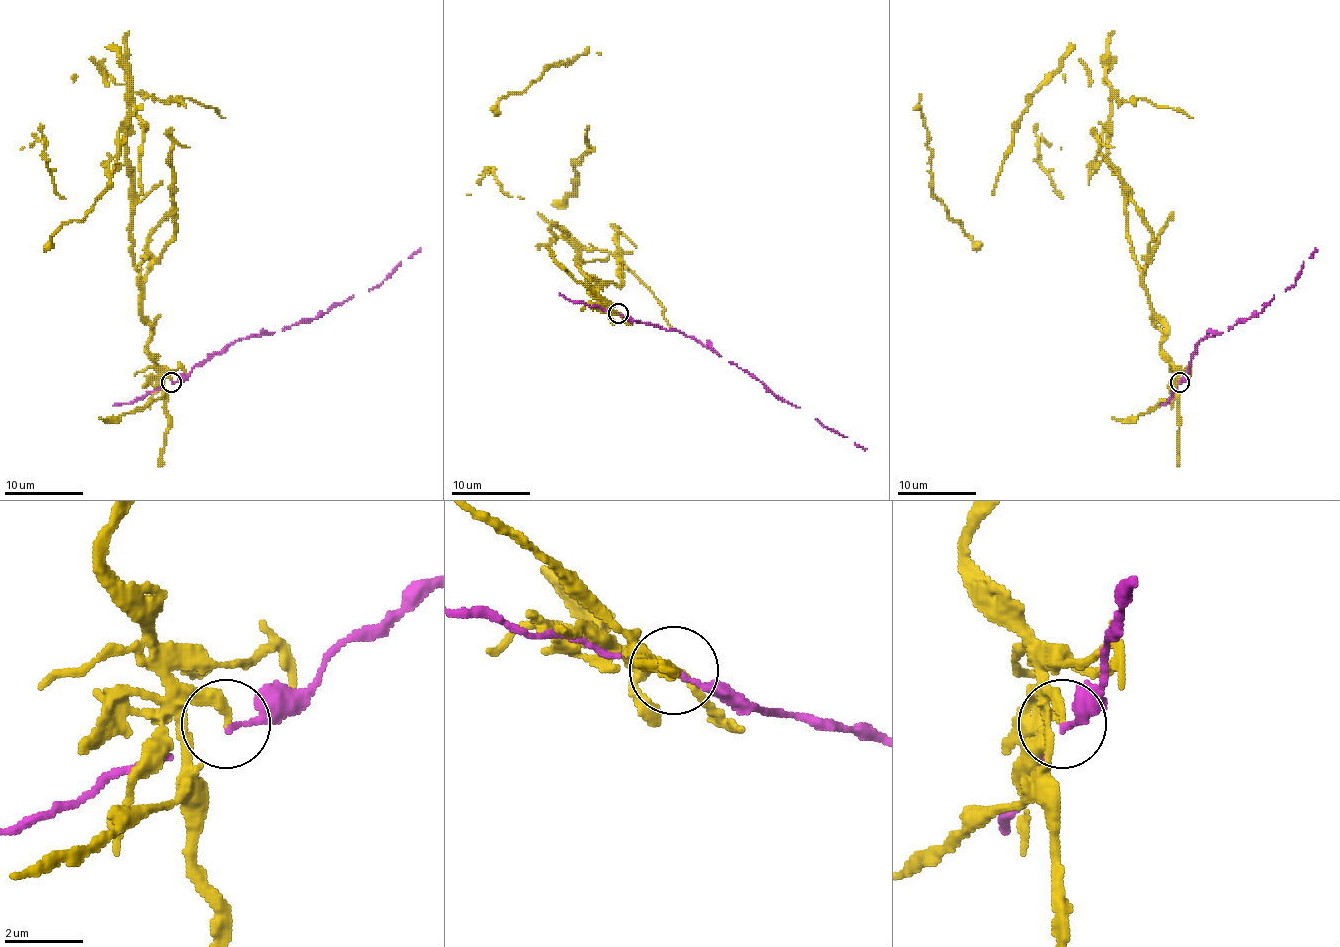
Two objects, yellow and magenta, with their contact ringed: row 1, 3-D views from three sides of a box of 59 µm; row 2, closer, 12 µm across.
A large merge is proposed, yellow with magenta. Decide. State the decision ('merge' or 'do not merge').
do not merge

